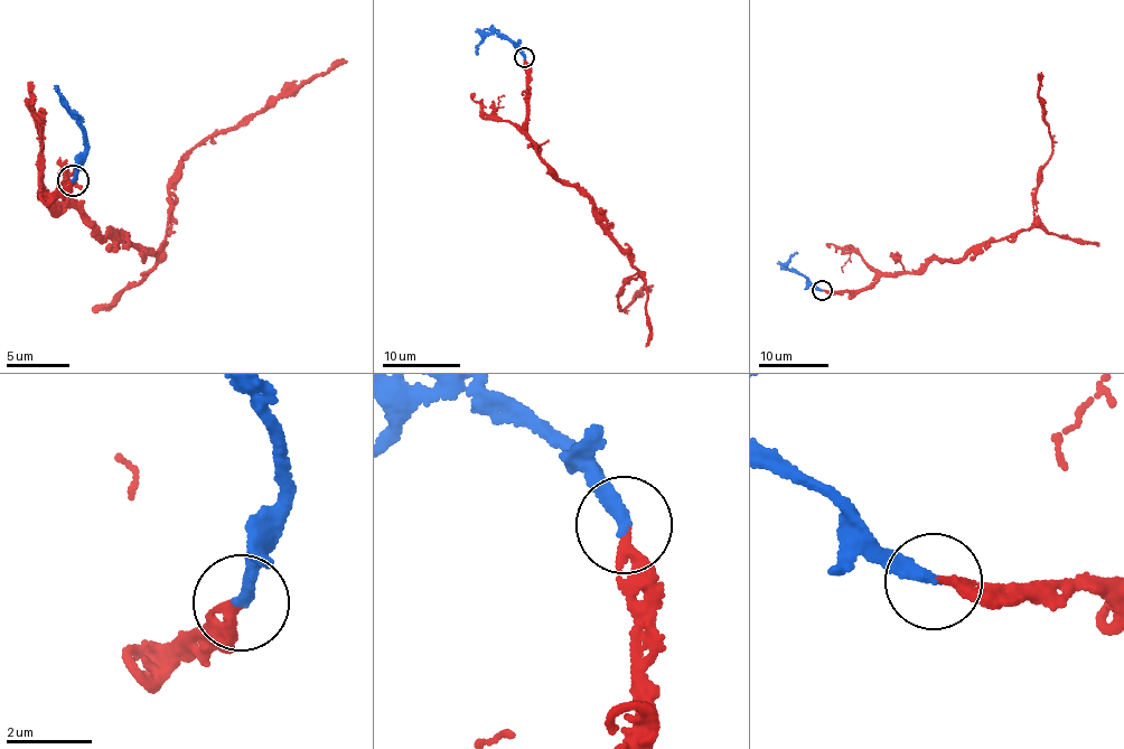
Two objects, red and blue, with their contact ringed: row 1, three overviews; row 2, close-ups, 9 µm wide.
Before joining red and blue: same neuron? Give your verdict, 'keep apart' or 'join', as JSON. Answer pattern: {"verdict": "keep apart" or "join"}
{"verdict": "join"}

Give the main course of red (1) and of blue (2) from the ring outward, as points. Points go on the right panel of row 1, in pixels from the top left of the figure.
1: (822, 290), (859, 292), (929, 261), (962, 259), (1031, 225), (1040, 167), (1054, 151), (1039, 73)
2: (821, 290), (788, 269), (787, 263), (797, 253)

